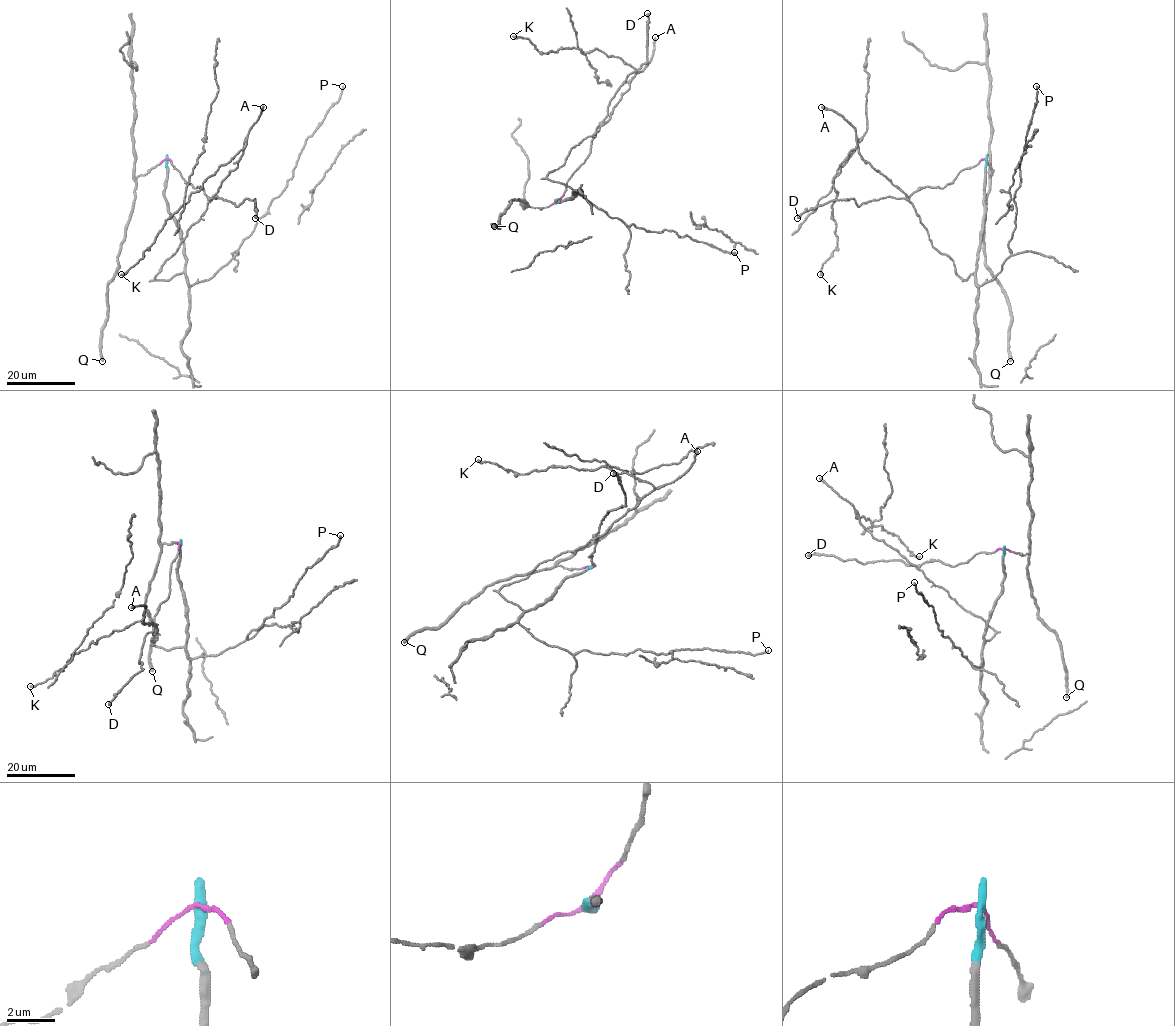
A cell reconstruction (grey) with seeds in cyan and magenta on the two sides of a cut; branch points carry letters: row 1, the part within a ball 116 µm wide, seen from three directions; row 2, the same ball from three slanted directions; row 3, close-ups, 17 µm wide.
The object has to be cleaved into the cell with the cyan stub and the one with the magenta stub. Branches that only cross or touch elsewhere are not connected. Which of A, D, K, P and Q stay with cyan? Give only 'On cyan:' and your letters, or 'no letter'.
On cyan: A, K, P

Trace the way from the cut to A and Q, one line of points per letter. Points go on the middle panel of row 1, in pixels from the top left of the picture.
A: (558, 202), (577, 192), (546, 175), (609, 118), (629, 82), (652, 58), (655, 37)
Q: (558, 202), (542, 208), (513, 199), (499, 217), (499, 227), (495, 226)

